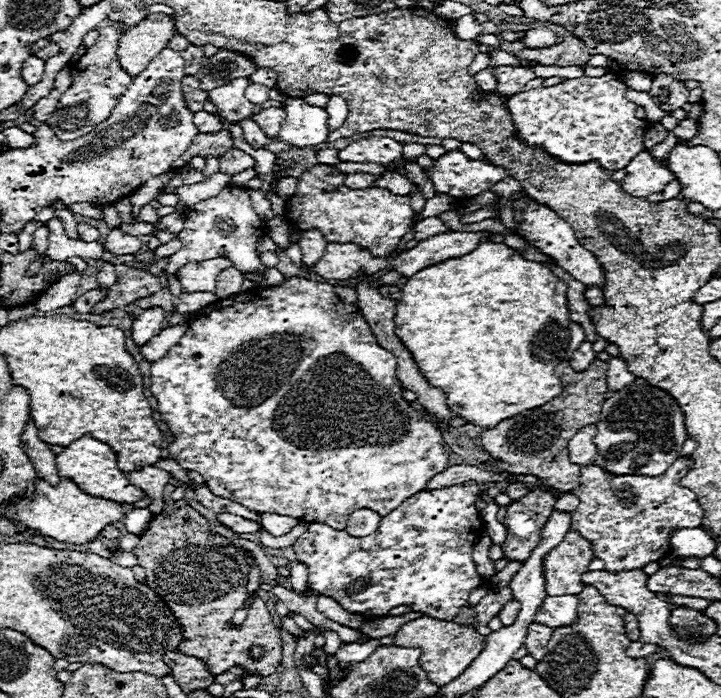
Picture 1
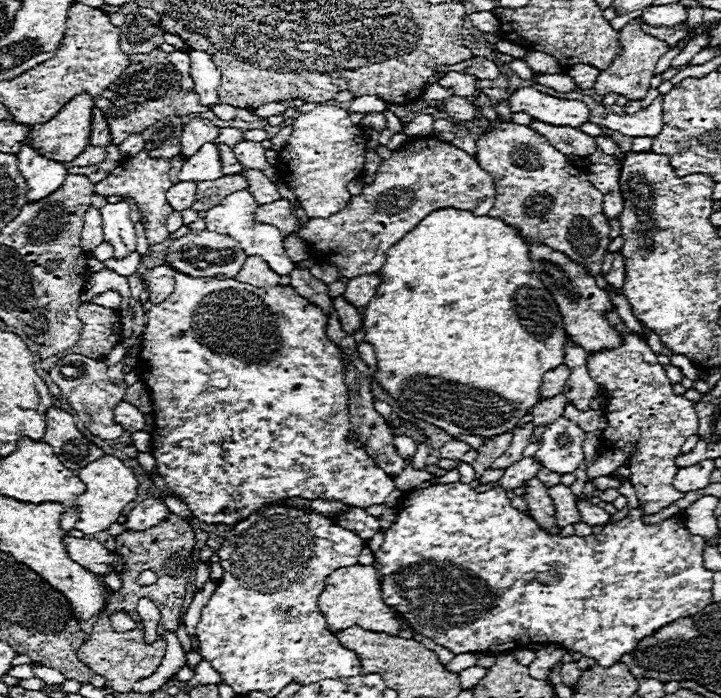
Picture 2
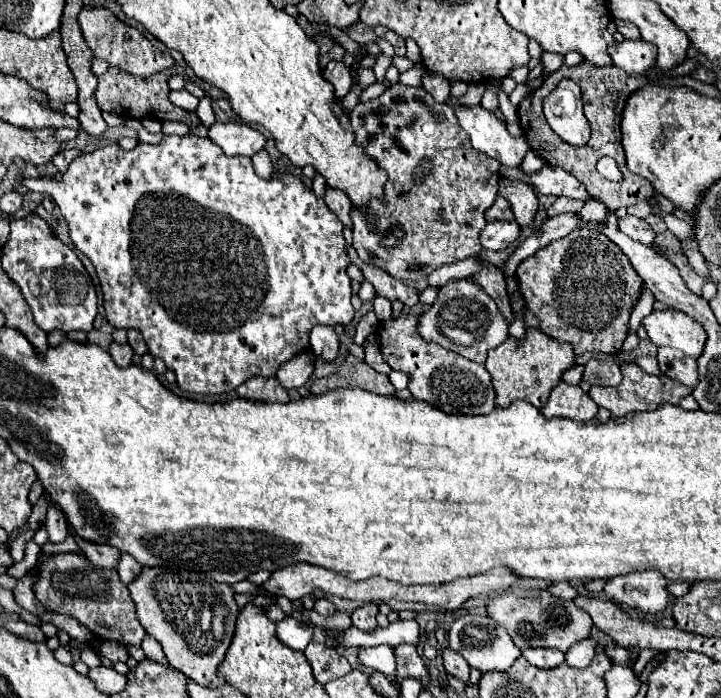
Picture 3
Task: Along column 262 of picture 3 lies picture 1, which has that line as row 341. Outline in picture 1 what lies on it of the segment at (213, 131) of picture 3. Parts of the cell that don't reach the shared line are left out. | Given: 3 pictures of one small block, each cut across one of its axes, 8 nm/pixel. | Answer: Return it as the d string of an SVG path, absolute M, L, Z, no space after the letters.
M160 306L154 308L146 308L132 324L132 338L136 344L146 344L150 342L150 338L154 338L156 334L160 334L160 330L164 328L164 320L166 320L166 310Z

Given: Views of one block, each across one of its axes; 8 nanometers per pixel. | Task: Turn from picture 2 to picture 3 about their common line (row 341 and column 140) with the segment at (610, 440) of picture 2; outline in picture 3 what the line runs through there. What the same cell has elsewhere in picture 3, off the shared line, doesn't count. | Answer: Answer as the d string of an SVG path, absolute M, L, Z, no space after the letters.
M40 554L34 570L34 594L44 608L58 614L70 614L86 624L92 634L104 640L116 640L124 646L140 644L146 630L136 618L136 608L126 584L120 582L112 568L98 568L84 554Z

